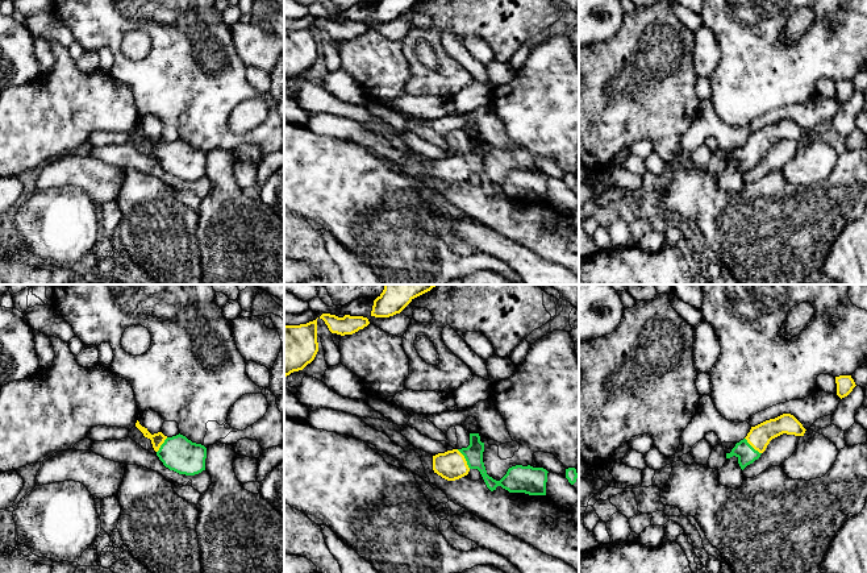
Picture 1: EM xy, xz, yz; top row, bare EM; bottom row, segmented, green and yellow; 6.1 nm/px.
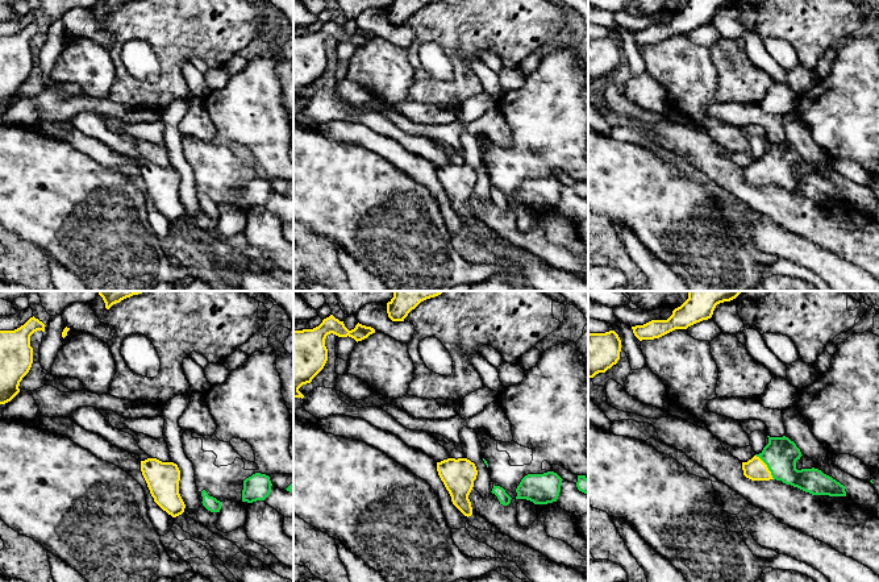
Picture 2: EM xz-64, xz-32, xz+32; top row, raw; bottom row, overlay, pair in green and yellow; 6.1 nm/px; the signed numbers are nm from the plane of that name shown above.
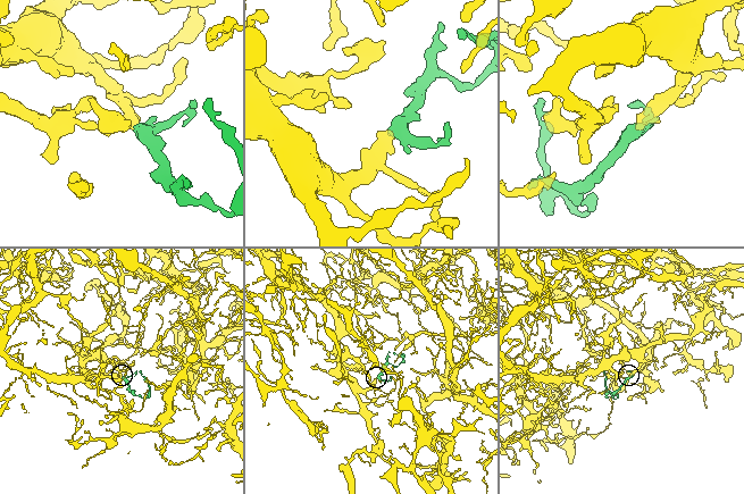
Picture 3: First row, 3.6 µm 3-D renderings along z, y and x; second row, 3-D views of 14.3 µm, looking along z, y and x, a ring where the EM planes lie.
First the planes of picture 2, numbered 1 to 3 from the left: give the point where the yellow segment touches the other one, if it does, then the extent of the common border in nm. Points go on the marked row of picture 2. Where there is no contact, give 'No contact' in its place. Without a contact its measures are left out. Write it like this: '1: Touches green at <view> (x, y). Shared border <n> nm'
1: No contact
2: No contact
3: Touches green at xz+32 (767, 466). Shared border 190 nm

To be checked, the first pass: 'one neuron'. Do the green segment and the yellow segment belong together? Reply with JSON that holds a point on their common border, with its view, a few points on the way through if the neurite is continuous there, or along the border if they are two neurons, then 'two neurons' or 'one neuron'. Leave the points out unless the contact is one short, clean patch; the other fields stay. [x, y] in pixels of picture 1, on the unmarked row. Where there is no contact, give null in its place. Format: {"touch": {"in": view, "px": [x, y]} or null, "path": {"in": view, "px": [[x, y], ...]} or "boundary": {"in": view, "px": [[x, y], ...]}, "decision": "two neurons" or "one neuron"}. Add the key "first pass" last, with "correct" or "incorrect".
{"touch": {"in": "xz", "px": [465, 162]}, "path": {"in": "xz", "px": [[472, 158], [465, 162], [451, 170]]}, "decision": "one neuron", "first pass": "correct"}

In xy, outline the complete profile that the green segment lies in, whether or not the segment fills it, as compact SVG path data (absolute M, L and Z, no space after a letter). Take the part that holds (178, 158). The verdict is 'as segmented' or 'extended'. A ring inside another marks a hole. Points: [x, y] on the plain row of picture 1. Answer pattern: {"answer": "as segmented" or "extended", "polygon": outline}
{"answer": "extended", "polygon": "M138 125L136 132L151 145L157 161L170 175L186 180L195 180L205 175L207 153L204 150L192 148L180 138L172 142L162 137L151 140Z"}

